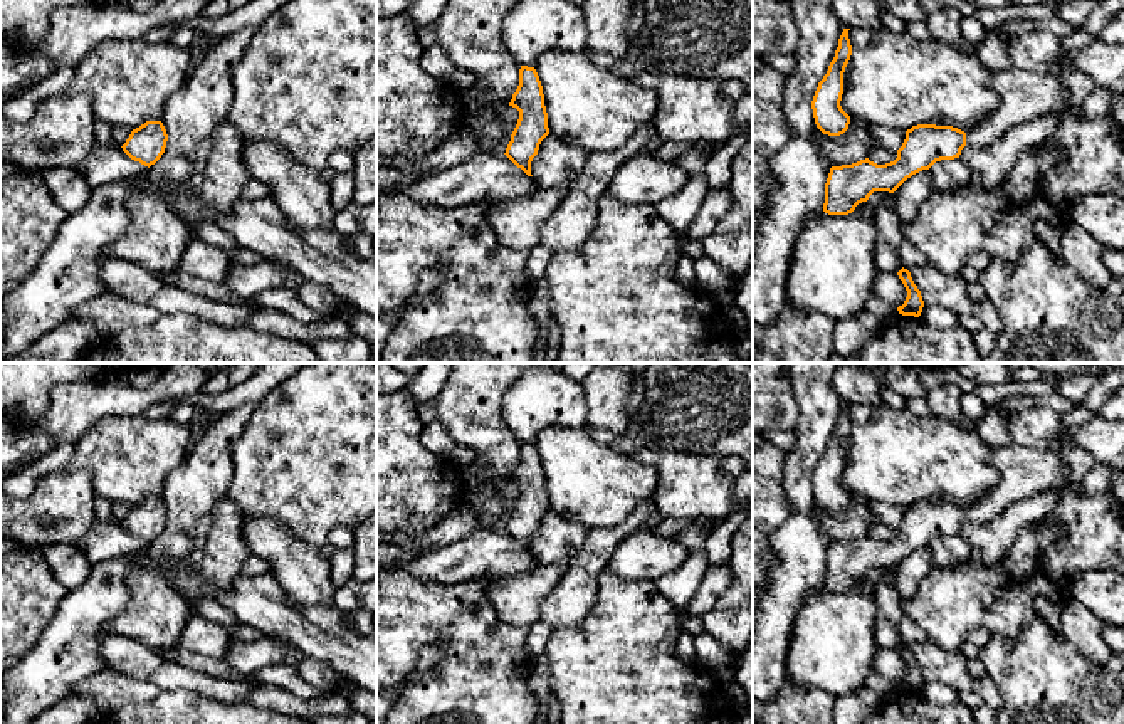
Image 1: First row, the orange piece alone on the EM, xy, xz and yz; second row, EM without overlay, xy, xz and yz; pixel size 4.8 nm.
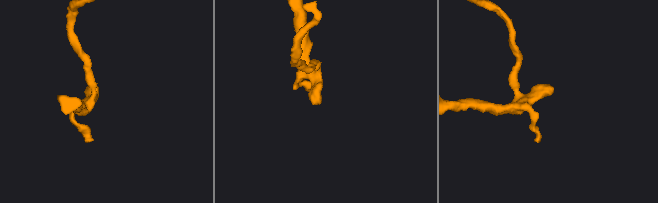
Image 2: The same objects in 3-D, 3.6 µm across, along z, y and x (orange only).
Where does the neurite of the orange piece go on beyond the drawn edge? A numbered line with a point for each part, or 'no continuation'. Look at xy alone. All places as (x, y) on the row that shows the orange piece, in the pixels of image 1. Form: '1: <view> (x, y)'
no continuation

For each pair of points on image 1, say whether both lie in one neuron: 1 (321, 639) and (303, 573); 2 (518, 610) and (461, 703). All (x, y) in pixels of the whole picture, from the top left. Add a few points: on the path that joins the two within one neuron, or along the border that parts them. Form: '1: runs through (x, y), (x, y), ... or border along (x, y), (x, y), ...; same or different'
1: border along (279, 585), (284, 597), (294, 605), (333, 607); different
2: border along (488, 588), (486, 595), (498, 615), (526, 629); different

